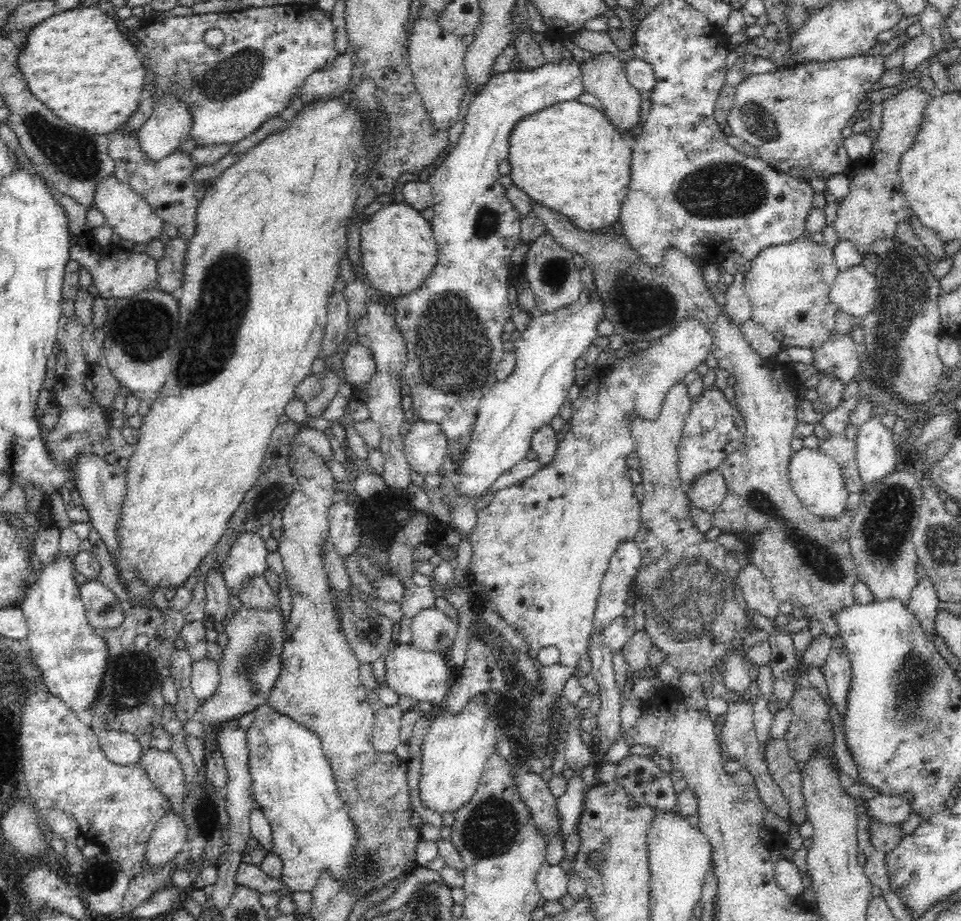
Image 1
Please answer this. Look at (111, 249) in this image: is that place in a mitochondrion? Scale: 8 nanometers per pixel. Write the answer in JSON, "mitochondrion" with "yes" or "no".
{"mitochondrion":"no"}

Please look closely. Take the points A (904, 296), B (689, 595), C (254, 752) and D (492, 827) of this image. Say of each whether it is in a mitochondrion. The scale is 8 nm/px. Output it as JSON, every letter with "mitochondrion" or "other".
{"A":"mitochondrion","B":"mitochondrion","C":"other","D":"mitochondrion"}

